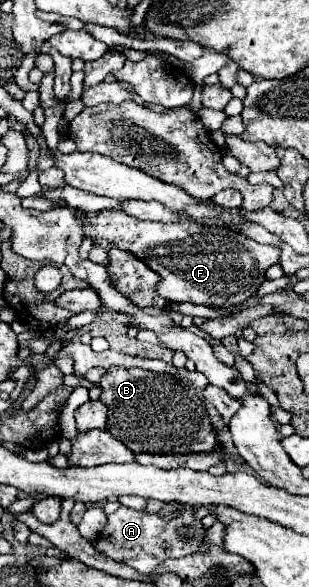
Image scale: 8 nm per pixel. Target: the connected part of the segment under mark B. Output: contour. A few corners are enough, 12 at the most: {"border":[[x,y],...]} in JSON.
{"border":[[138,367],[100,379],[106,431],[134,453],[218,445],[186,381]]}

